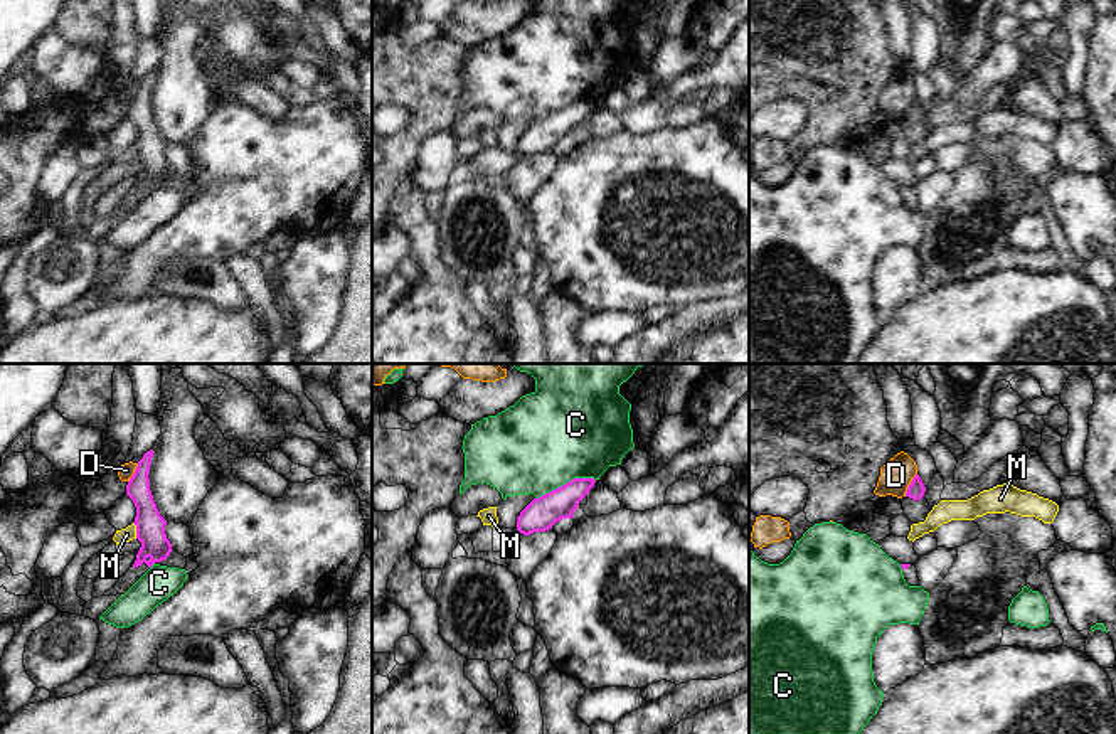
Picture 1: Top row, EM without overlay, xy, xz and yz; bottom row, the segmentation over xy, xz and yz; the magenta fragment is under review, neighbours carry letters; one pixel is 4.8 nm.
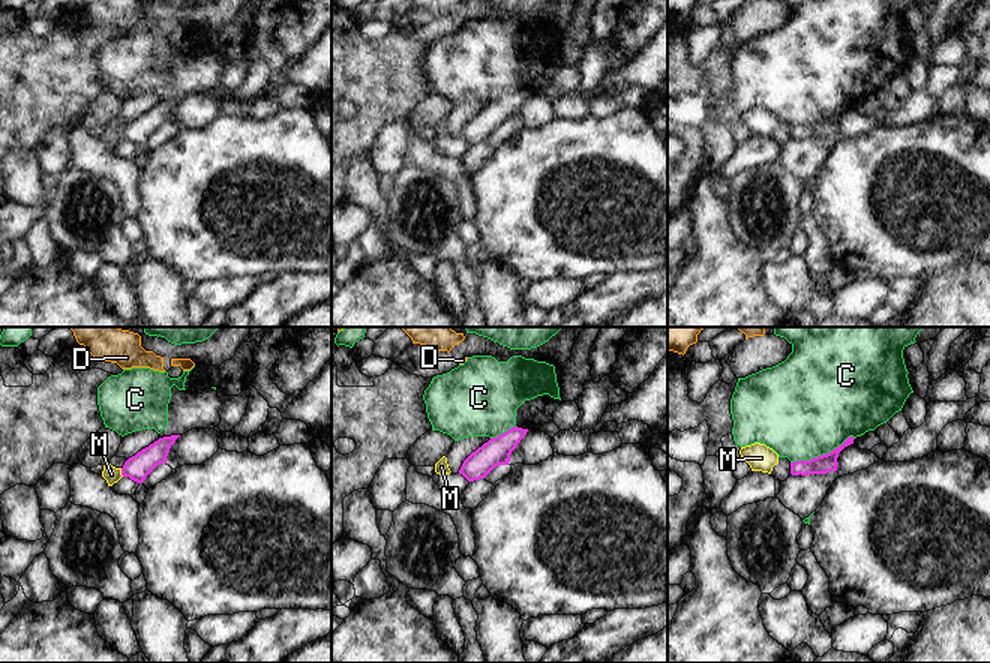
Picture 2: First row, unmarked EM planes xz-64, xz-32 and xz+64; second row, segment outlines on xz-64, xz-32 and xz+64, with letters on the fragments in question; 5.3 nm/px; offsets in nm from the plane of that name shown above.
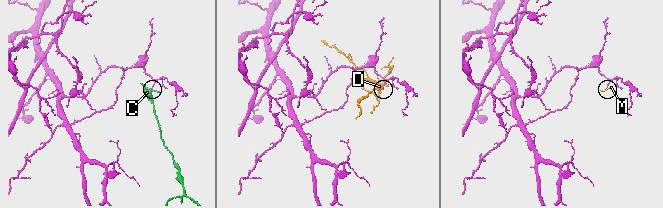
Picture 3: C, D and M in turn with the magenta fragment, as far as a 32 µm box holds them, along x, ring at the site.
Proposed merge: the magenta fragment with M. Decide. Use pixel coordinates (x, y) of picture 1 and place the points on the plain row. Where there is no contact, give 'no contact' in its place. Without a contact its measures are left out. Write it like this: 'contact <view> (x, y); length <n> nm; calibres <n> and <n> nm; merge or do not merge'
contact xy (137, 154); length 80 nm; calibres 140 and 70 nm; do not merge

